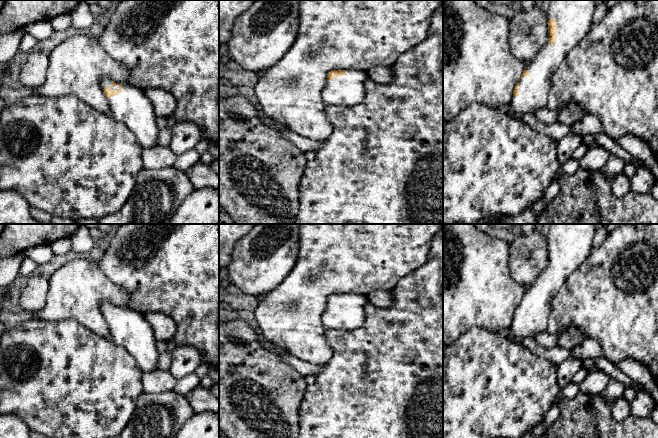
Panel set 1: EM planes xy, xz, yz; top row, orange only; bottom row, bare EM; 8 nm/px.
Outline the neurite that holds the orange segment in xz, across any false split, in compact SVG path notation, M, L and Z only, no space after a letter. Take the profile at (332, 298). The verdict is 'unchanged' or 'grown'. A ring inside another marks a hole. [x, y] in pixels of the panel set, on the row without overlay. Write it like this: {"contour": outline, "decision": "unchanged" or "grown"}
{"contour": "M332 294L328 297L322 322L329 330L355 330L365 320L365 306L370 303L365 294Z", "decision": "grown"}

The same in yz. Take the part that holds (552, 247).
{"contour": "M552 224L547 234L548 265L515 309L508 338L522 343L548 327L553 297L592 249L595 224Z", "decision": "grown"}

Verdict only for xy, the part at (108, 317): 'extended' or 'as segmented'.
extended

